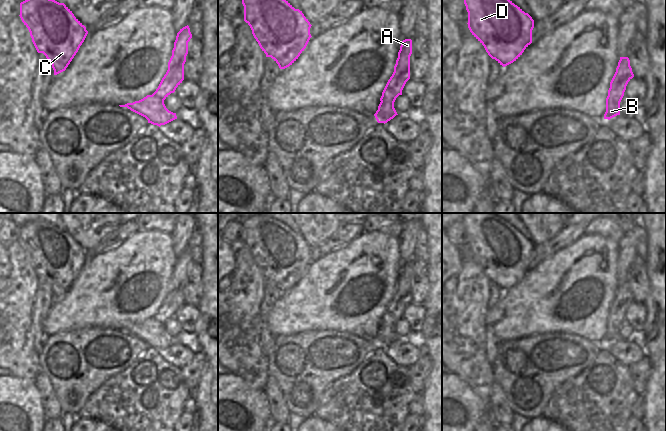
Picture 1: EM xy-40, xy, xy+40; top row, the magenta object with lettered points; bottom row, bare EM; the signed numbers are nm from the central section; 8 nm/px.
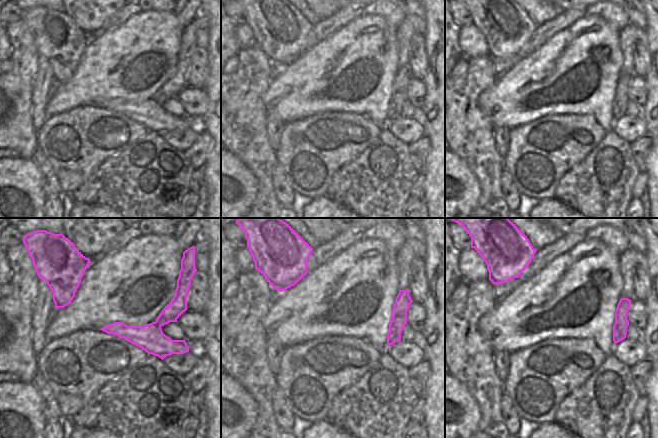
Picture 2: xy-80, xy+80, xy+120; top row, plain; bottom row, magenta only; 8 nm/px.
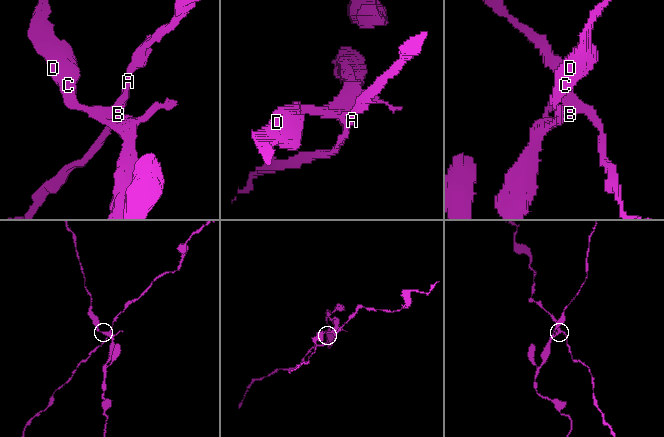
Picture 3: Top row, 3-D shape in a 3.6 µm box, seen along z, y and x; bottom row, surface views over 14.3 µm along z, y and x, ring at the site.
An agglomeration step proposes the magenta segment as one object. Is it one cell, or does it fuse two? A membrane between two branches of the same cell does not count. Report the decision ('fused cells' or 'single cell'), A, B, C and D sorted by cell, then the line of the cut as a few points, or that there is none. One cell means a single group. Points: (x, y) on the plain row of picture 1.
fused cells | A B / C D | xy (381, 325), (383, 328), (382, 337), (395, 339)

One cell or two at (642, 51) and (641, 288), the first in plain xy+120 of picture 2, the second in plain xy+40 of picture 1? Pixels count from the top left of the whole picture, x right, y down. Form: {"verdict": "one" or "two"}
{"verdict": "one"}

